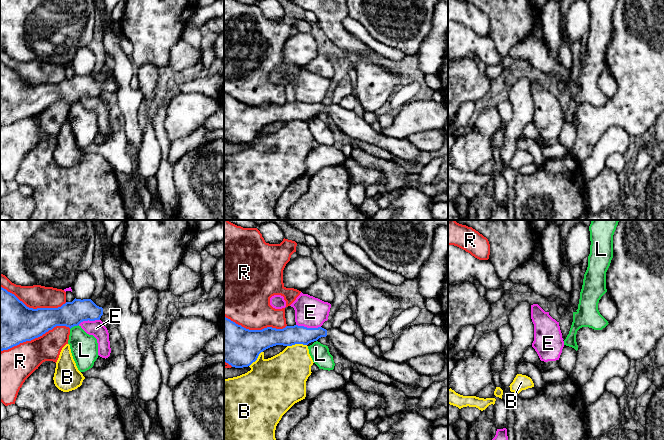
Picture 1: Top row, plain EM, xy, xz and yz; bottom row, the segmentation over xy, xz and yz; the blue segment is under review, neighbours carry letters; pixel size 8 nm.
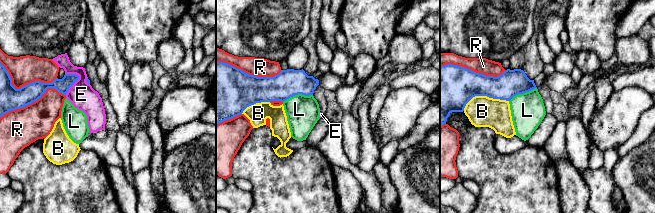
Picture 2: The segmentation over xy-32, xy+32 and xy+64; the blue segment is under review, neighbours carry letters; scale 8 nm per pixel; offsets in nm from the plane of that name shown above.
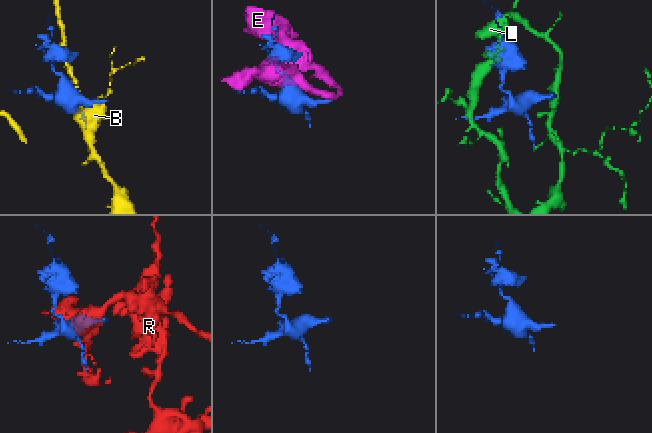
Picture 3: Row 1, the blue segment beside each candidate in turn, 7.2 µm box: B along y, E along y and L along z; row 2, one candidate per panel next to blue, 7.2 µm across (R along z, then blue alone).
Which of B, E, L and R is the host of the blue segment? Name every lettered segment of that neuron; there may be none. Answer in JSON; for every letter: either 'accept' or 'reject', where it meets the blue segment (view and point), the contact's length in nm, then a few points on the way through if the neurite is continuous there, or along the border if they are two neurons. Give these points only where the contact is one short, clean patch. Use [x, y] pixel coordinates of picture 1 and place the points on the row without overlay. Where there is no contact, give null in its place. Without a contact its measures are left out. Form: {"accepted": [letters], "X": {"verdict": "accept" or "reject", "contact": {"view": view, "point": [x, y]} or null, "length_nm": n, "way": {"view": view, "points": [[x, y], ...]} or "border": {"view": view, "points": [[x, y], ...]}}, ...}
{"accepted": [], "B": {"verdict": "reject", "contact": {"view": "xz", "point": [296, 119]}, "length_nm": 160}, "E": {"verdict": "reject", "contact": {"view": "xz", "point": [308, 104]}, "length_nm": 200}, "L": {"verdict": "reject", "contact": {"view": "xy", "point": [74, 101]}, "length_nm": 80, "border": {"view": "xy", "points": [[78, 100], [70, 105]]}}, "R": {"verdict": "reject", "contact": {"view": "xy", "point": [35, 113]}, "length_nm": 600}}

